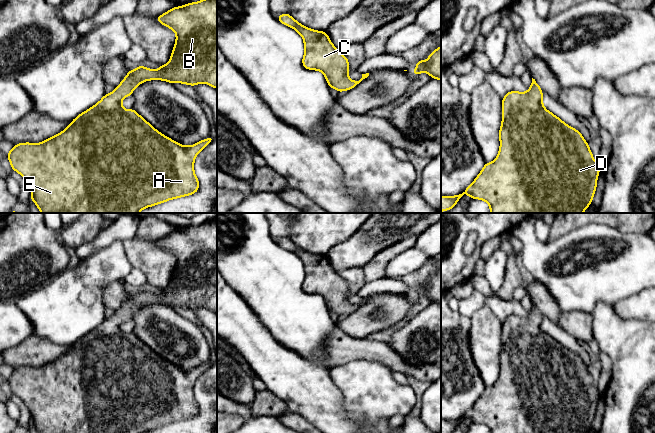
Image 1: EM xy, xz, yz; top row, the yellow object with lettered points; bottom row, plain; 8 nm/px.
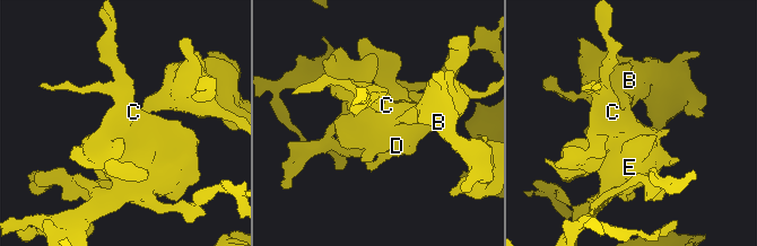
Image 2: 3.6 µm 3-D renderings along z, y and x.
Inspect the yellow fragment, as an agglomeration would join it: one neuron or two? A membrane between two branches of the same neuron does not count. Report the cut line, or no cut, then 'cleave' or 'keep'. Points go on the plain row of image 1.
no cut; keep

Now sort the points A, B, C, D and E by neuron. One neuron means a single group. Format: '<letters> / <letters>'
A B C D E

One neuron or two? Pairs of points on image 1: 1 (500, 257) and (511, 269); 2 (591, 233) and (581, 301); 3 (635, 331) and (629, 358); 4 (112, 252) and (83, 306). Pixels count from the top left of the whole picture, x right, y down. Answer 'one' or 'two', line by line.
1: two
2: one
3: one
4: one

